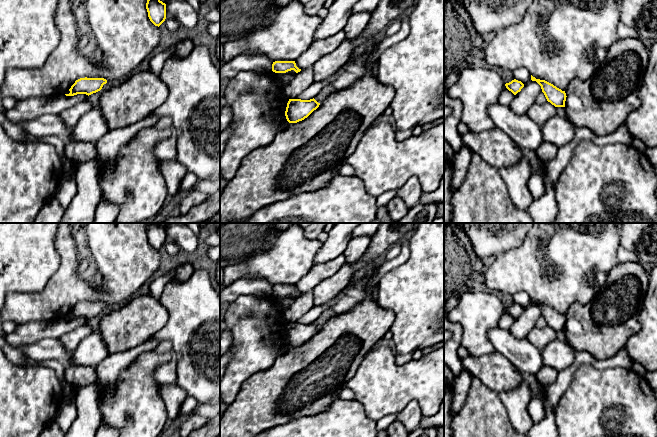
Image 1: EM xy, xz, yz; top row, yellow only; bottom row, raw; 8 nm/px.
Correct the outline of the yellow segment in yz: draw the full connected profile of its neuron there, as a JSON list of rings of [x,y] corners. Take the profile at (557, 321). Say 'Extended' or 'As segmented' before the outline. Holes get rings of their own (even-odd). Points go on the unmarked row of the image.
As segmented. [[[532,299],[531,304],[536,305],[541,310],[542,316],[544,317],[548,326],[555,331],[565,331],[565,325],[567,321],[565,315],[562,315],[545,304],[536,303]]]

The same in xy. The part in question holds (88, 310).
As segmented. [[[80,302],[69,313],[70,317],[66,320],[74,320],[77,318],[91,319],[100,315],[107,304],[104,302]]]

